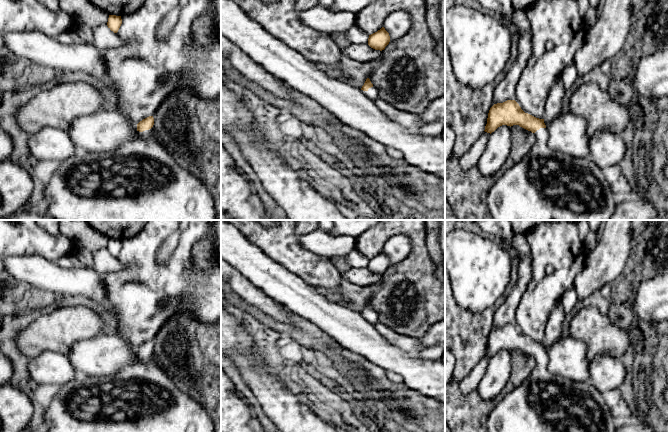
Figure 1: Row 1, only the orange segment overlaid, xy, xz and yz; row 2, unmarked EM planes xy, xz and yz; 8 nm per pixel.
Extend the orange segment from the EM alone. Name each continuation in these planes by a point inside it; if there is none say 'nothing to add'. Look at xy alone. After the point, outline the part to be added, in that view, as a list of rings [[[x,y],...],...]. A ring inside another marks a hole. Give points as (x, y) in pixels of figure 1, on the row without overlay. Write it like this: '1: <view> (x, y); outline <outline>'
1: xy (141, 397); outline [[[153,351],[143,356],[137,355],[135,363],[113,375],[76,375],[61,385],[46,407],[43,422],[48,424],[48,432],[215,432],[206,410],[176,387],[154,360]]]

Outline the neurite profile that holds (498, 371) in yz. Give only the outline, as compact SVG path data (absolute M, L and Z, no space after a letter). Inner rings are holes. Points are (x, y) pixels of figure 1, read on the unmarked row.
M502 349L491 357L477 391L483 400L491 400L502 391L512 369L511 351Z

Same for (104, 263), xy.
M101 248L93 254L93 265L91 266L102 278L109 273L117 272L126 266L110 254L107 248Z

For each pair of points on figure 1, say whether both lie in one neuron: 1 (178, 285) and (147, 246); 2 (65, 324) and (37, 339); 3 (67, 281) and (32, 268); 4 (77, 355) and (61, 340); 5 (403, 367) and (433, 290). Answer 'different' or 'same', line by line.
1: same
2: same
3: same
4: different
5: different

